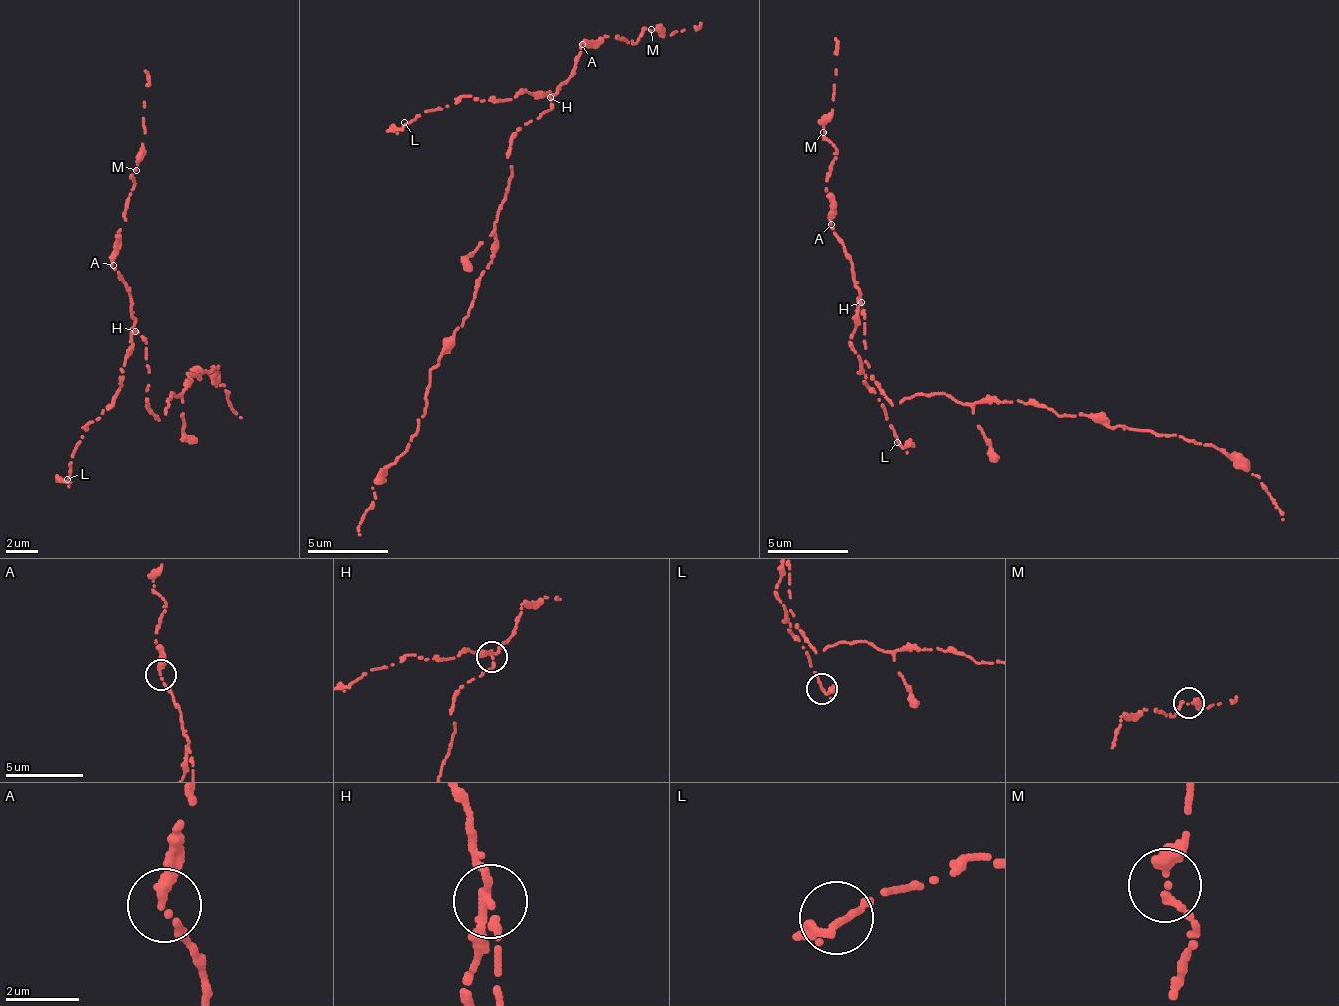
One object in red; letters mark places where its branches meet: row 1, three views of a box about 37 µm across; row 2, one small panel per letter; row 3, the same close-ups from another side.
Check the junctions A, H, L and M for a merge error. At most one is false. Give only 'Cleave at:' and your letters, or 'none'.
Cleave at: H

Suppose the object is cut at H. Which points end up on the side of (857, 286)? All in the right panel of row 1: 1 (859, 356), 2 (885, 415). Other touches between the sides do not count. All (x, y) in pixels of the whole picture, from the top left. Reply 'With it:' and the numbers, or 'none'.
With it: 1, 2

